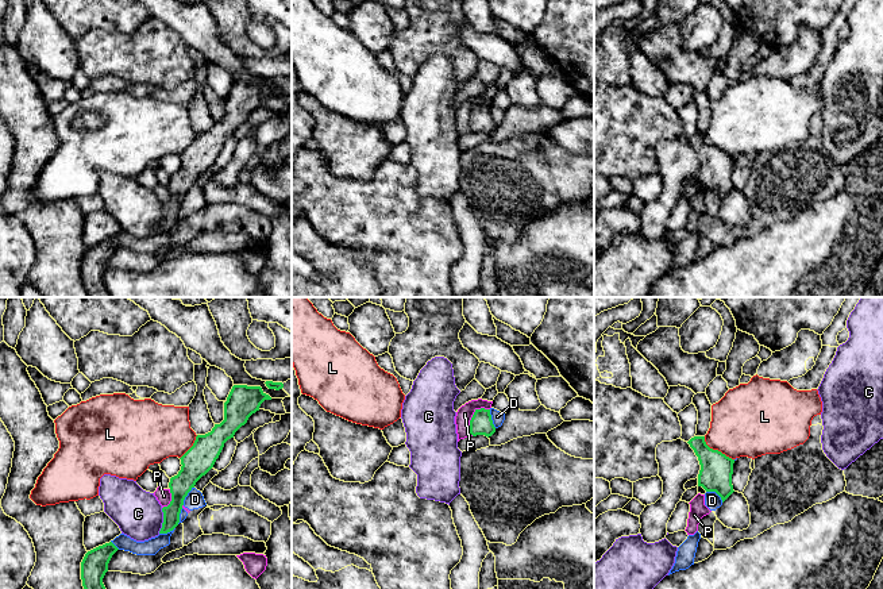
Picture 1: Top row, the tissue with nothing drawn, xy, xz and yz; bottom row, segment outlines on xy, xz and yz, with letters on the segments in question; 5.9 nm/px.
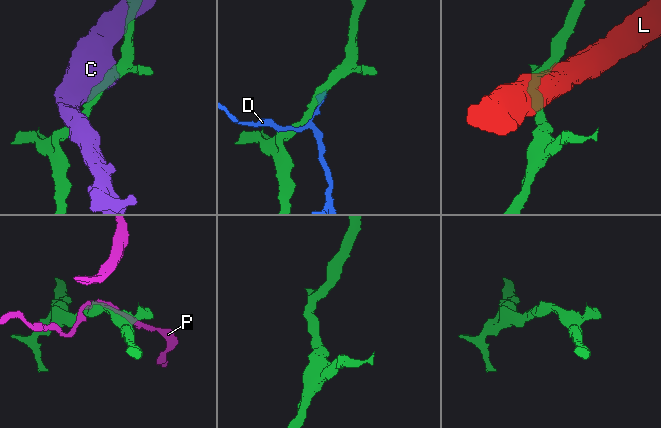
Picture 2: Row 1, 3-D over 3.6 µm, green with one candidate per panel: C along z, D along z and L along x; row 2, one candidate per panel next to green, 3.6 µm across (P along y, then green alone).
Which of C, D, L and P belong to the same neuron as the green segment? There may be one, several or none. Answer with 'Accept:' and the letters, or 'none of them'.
Accept: none of them

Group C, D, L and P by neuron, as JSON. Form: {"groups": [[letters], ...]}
{"groups": [["C"], ["D"], ["L"], ["P"]]}

